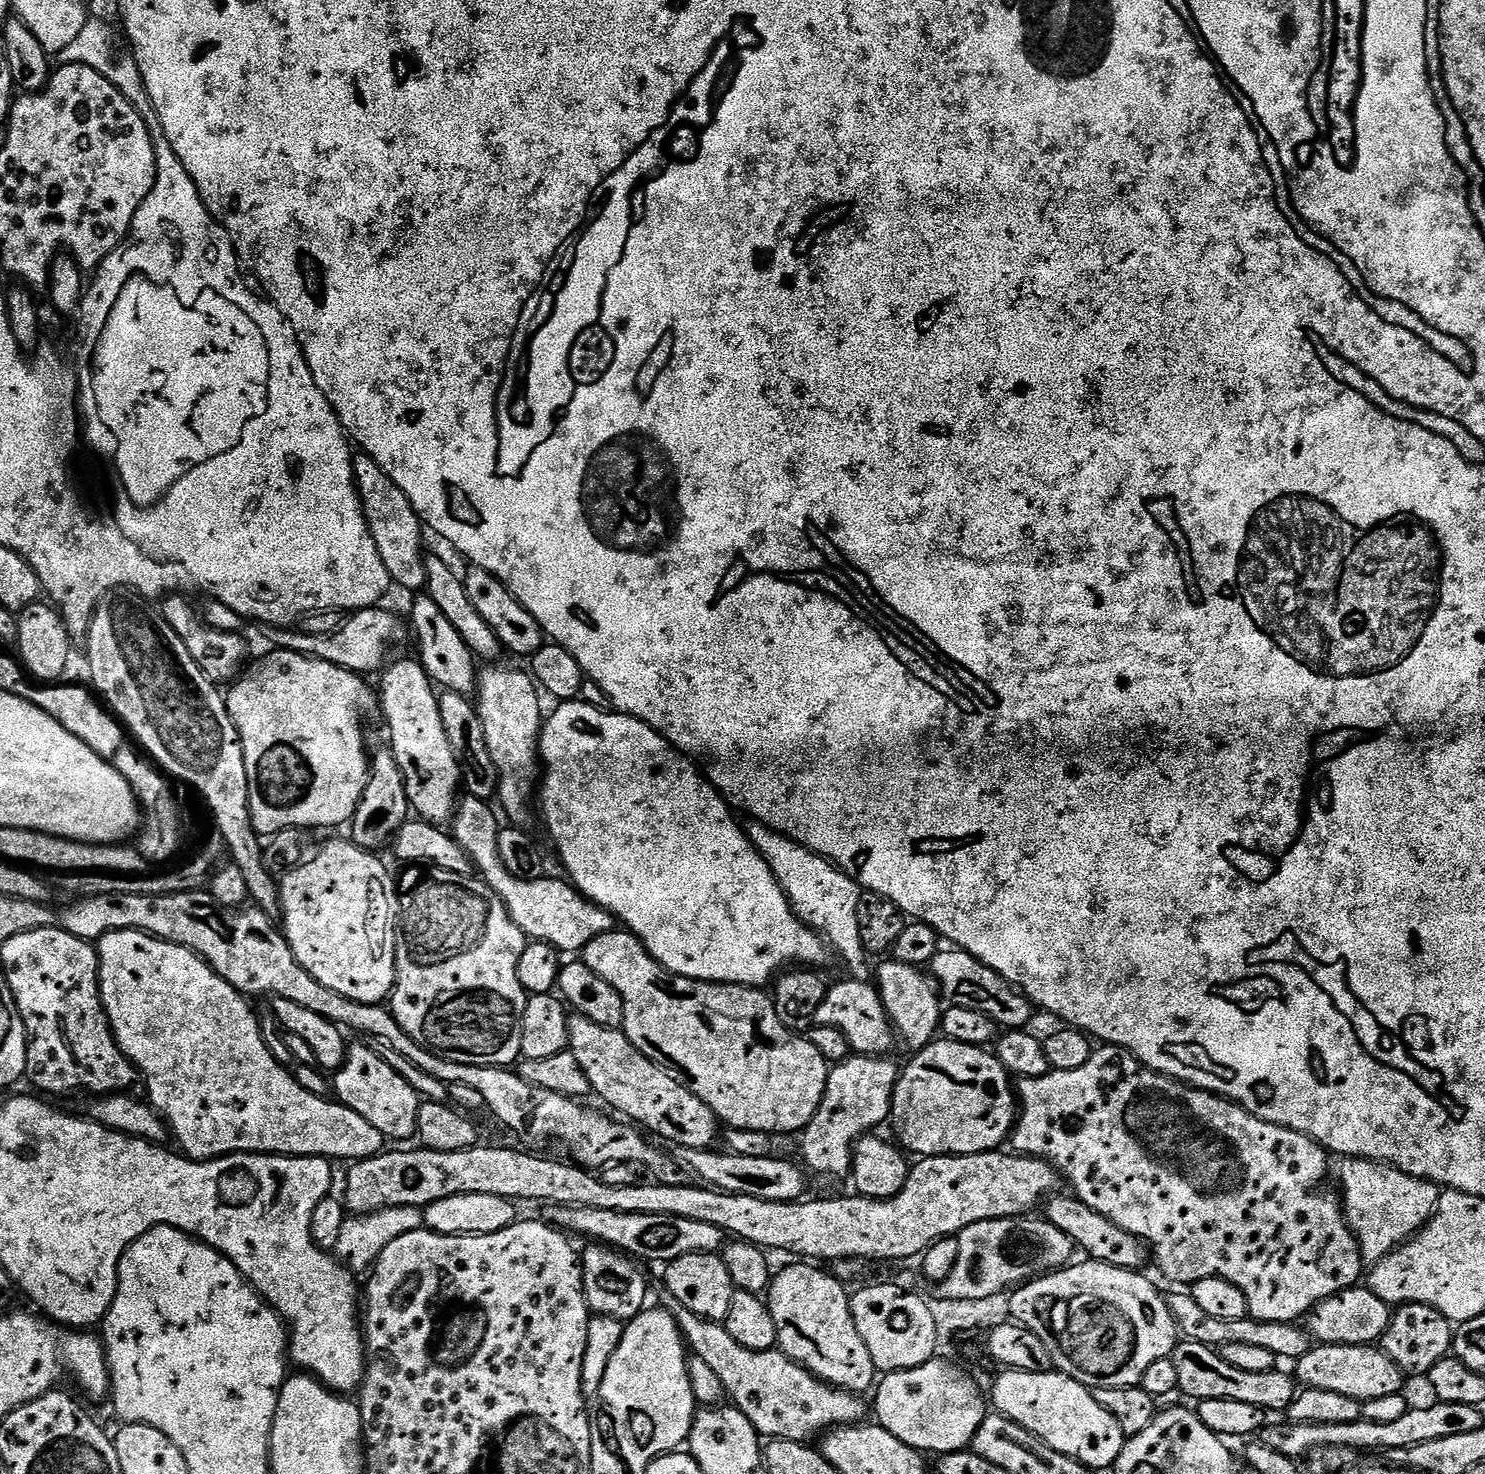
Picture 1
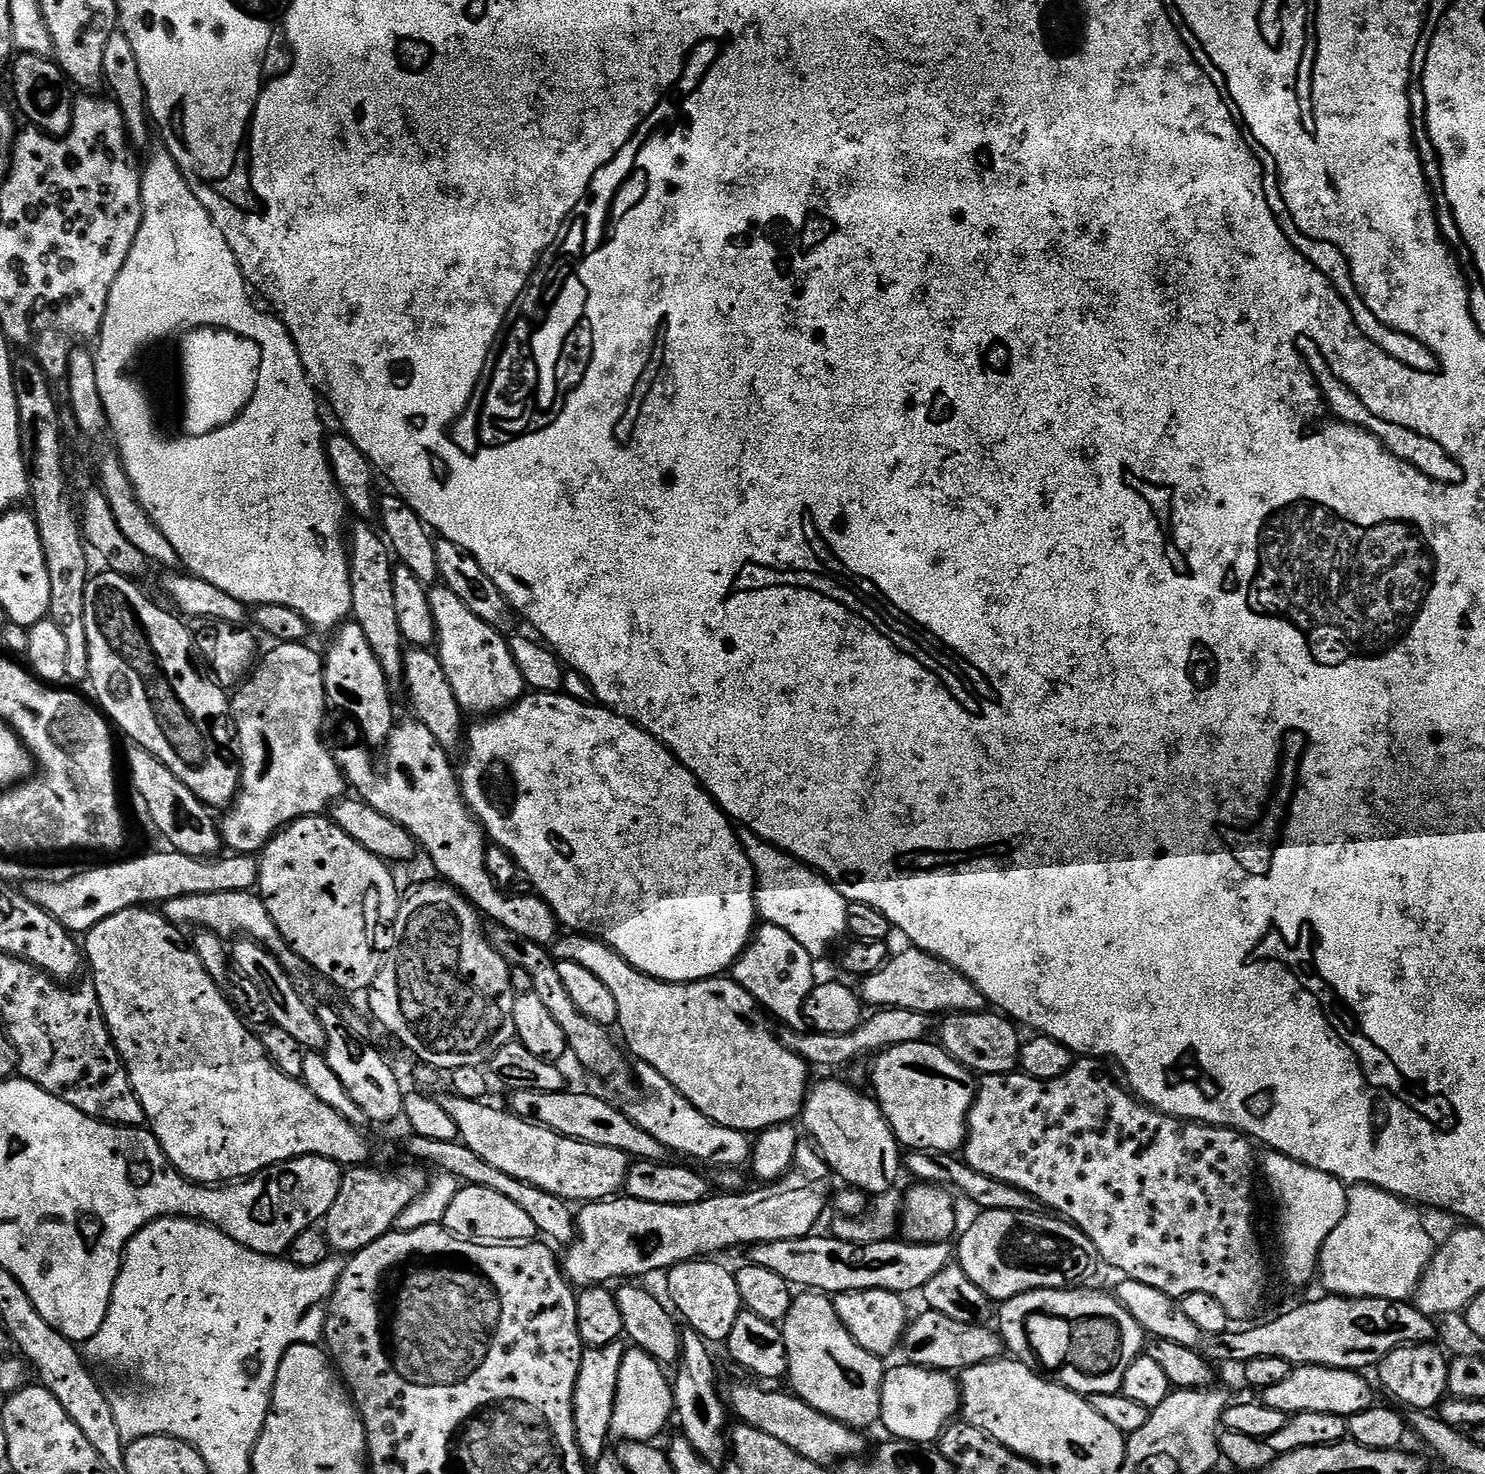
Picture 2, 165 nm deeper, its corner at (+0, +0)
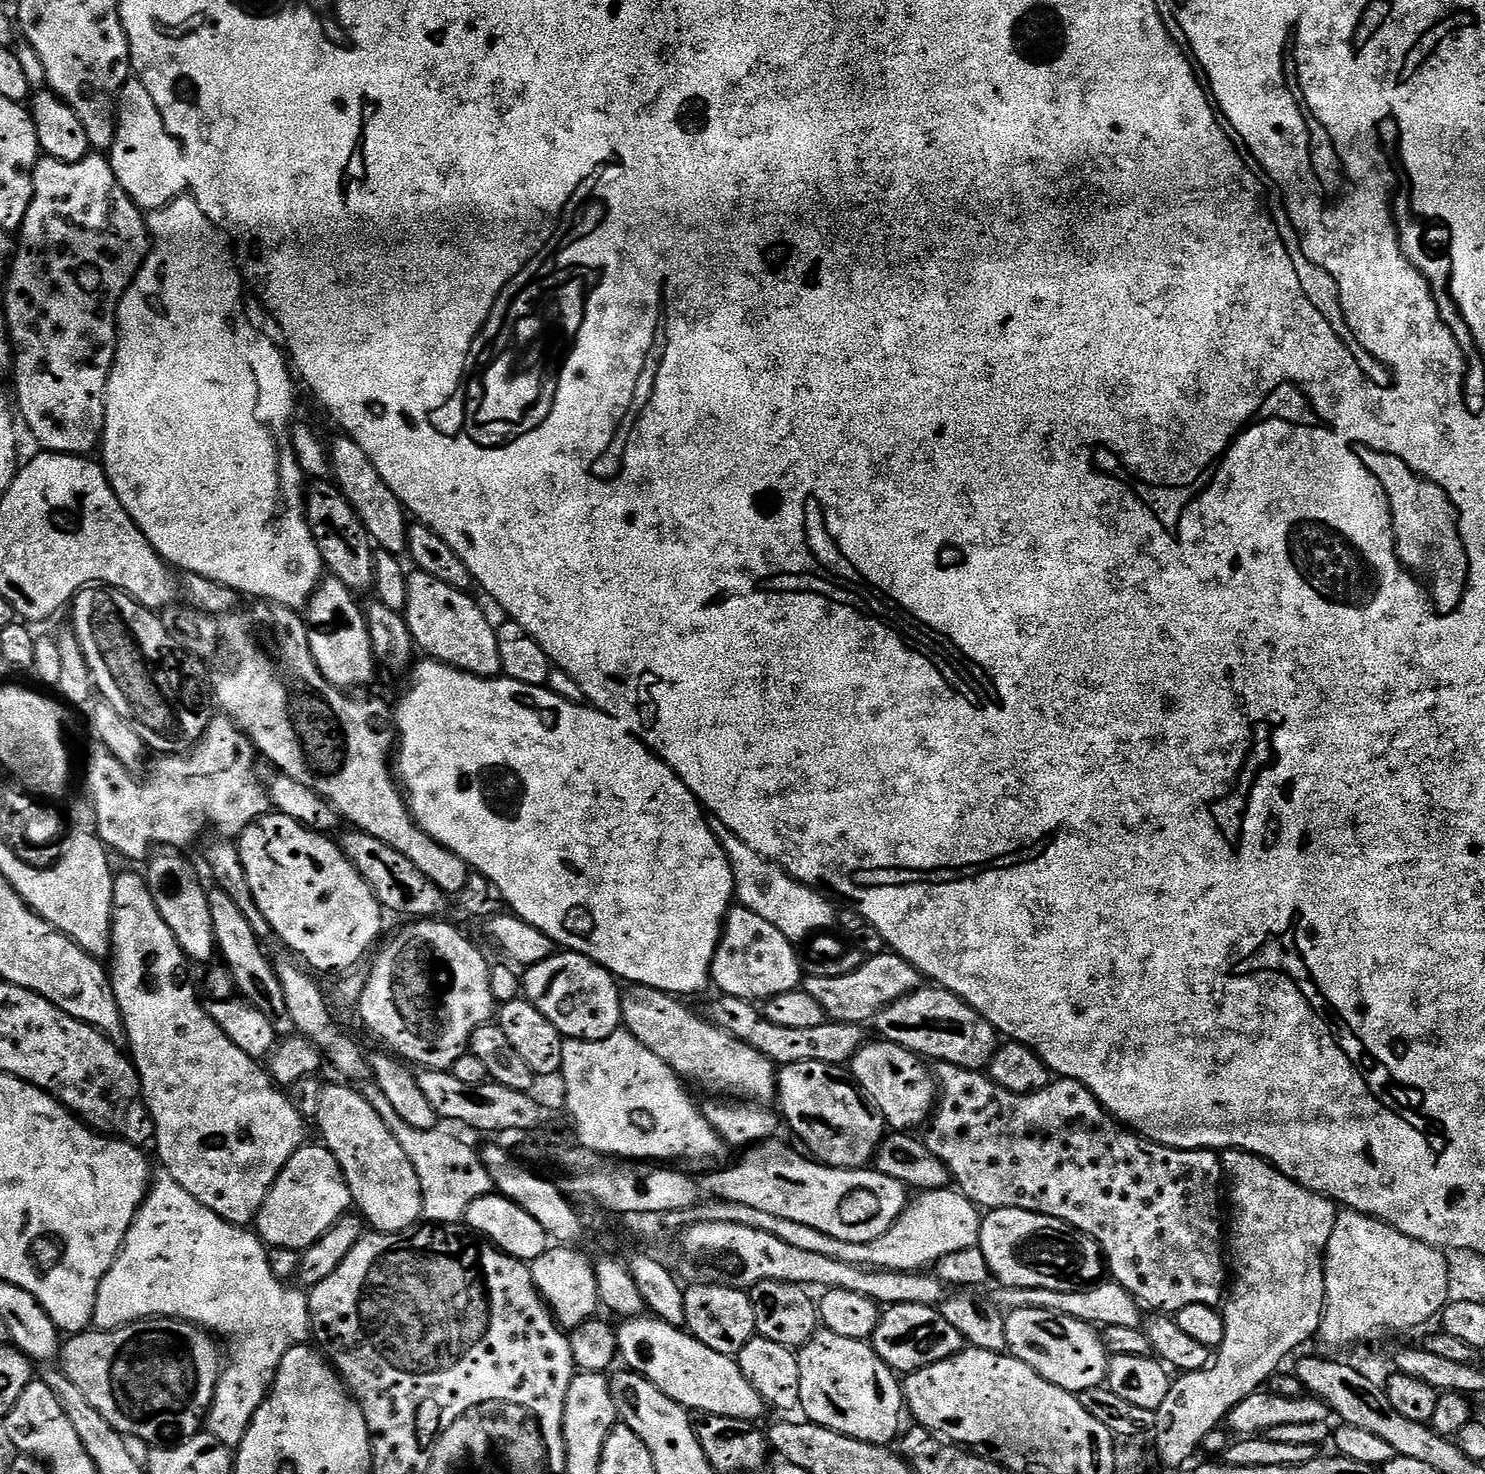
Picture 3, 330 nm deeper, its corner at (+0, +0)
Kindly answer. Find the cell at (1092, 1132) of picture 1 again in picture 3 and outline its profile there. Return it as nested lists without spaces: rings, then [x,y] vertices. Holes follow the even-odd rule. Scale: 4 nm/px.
[[[937,1063],[934,1075],[938,1081],[938,1107],[927,1125],[926,1143],[928,1148],[934,1150],[934,1154],[938,1154],[938,1158],[948,1167],[948,1175],[954,1181],[955,1187],[963,1192],[966,1198],[970,1198],[973,1204],[984,1210],[1017,1208],[1018,1210],[1041,1212],[1044,1216],[1066,1221],[1070,1226],[1074,1226],[1078,1231],[1086,1233],[1090,1238],[1099,1242],[1110,1276],[1112,1272],[1111,1279],[1135,1296],[1141,1305],[1149,1304],[1152,1310],[1159,1310],[1164,1314],[1175,1314],[1186,1306],[1195,1304],[1216,1306],[1225,1299],[1226,1228],[1223,1223],[1220,1225],[1220,1212],[1216,1209],[1220,1204],[1224,1167],[1221,1166],[1220,1157],[1213,1149],[1182,1150],[1181,1148],[1168,1148],[1165,1144],[1156,1144],[1153,1140],[1147,1140],[1139,1132],[1133,1132],[1119,1120],[1115,1120],[1098,1103],[1094,1094],[1086,1090],[1086,1086],[1073,1080],[1056,1078],[1042,1090],[1019,1096],[998,1086],[991,1076],[980,1070]]]

